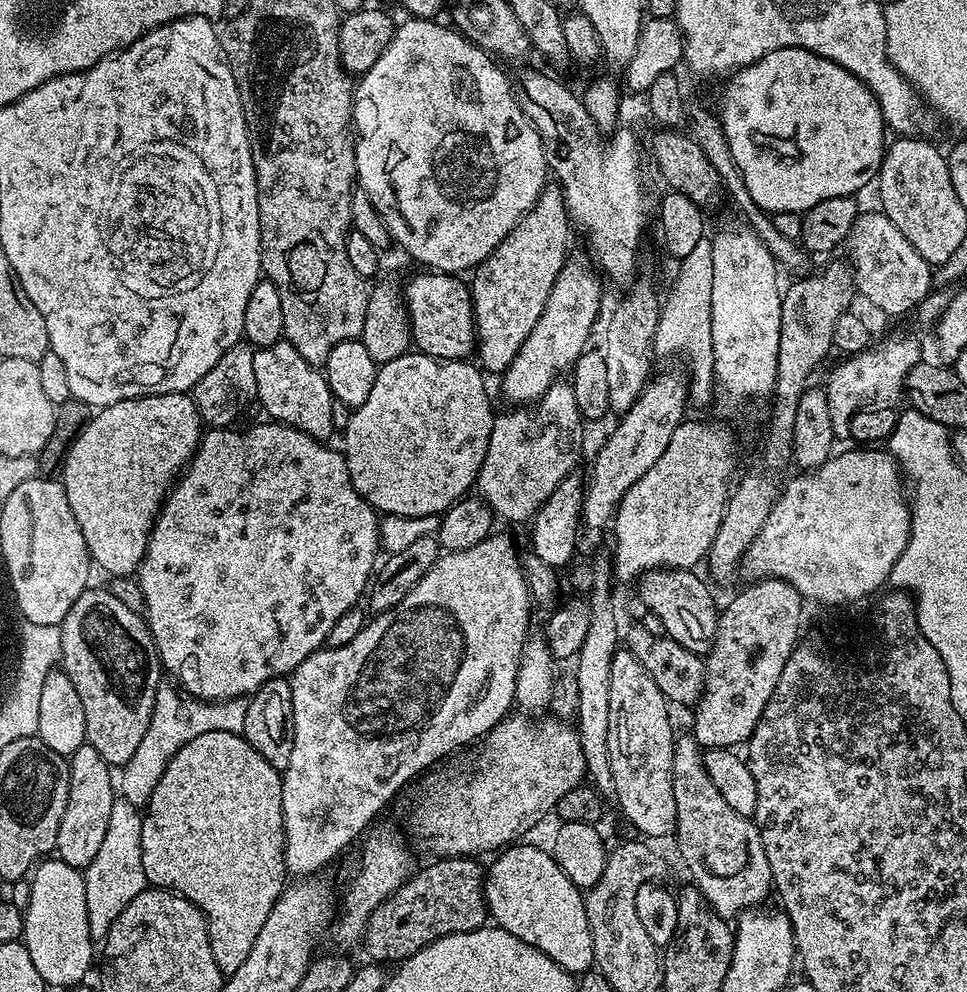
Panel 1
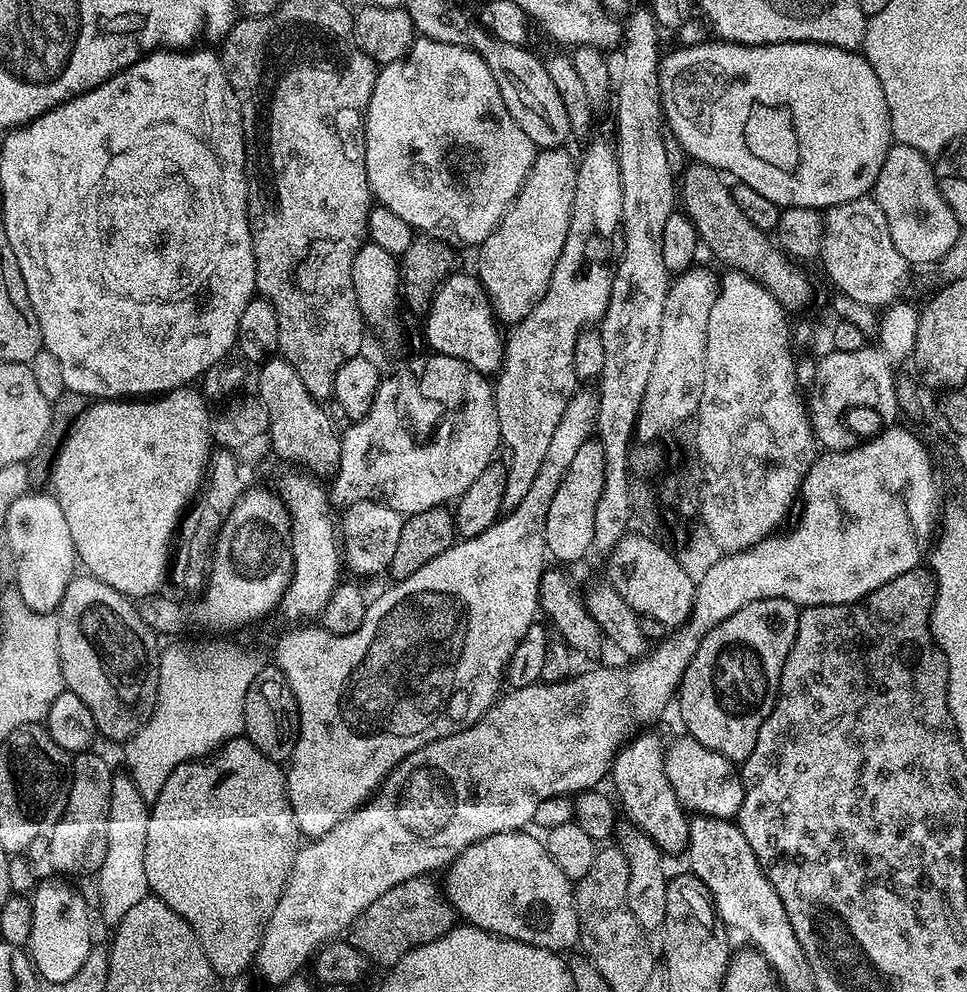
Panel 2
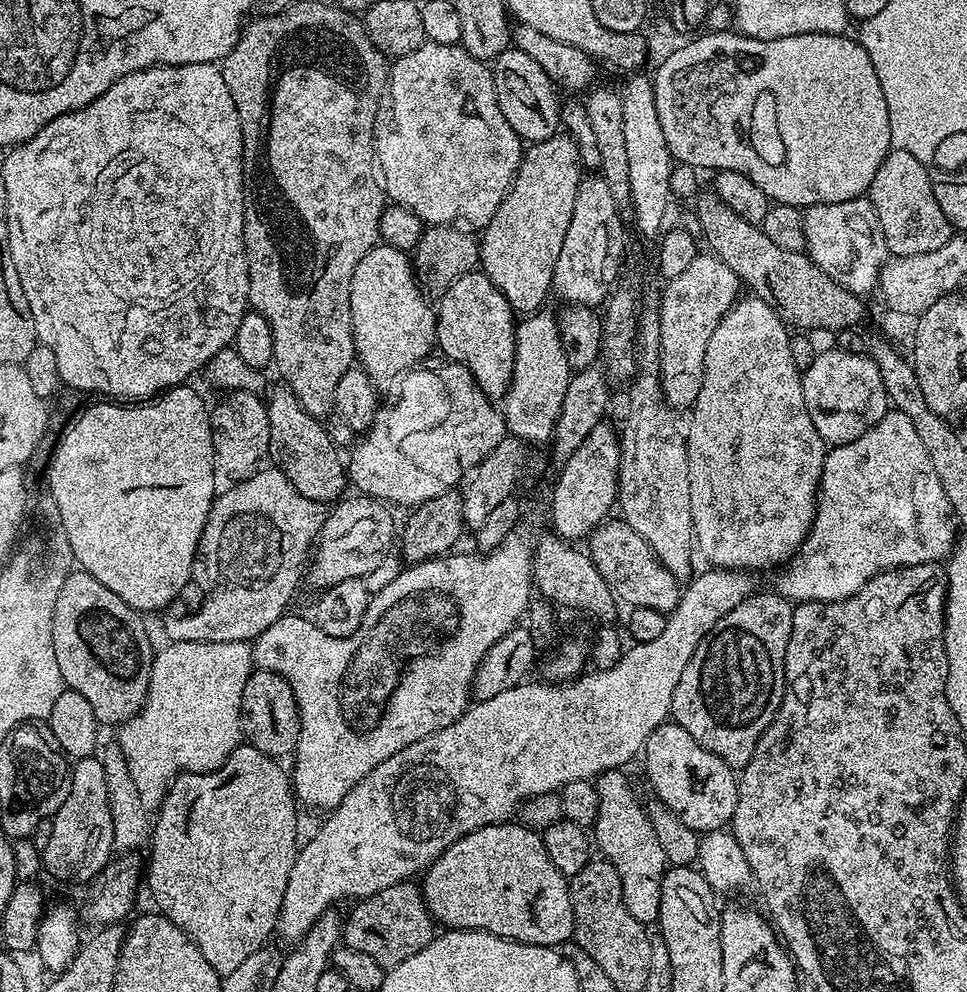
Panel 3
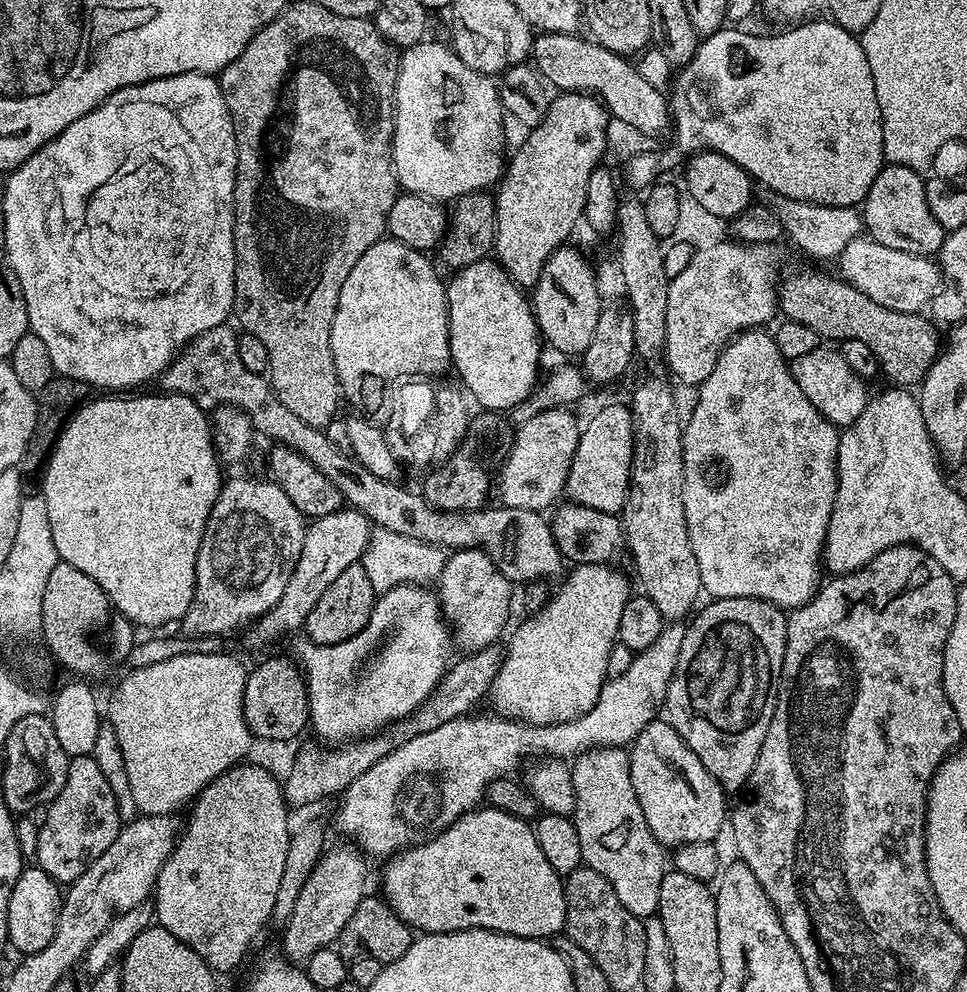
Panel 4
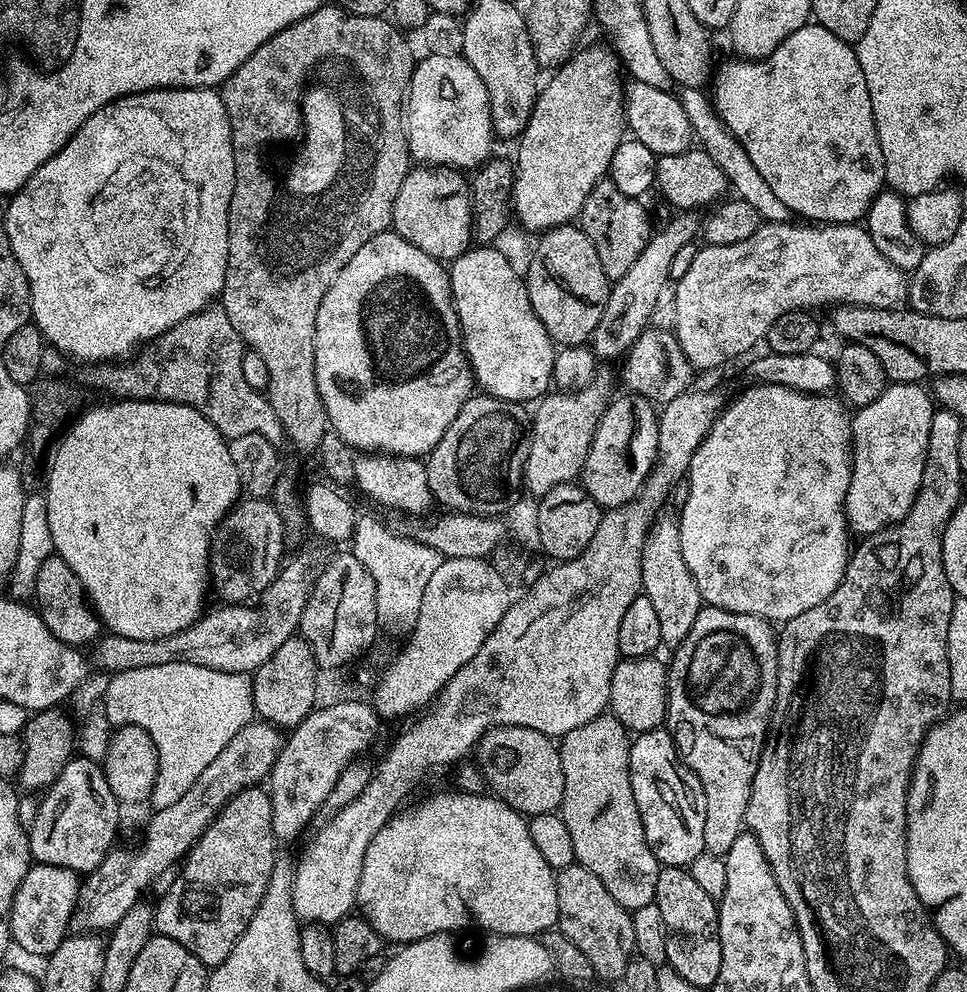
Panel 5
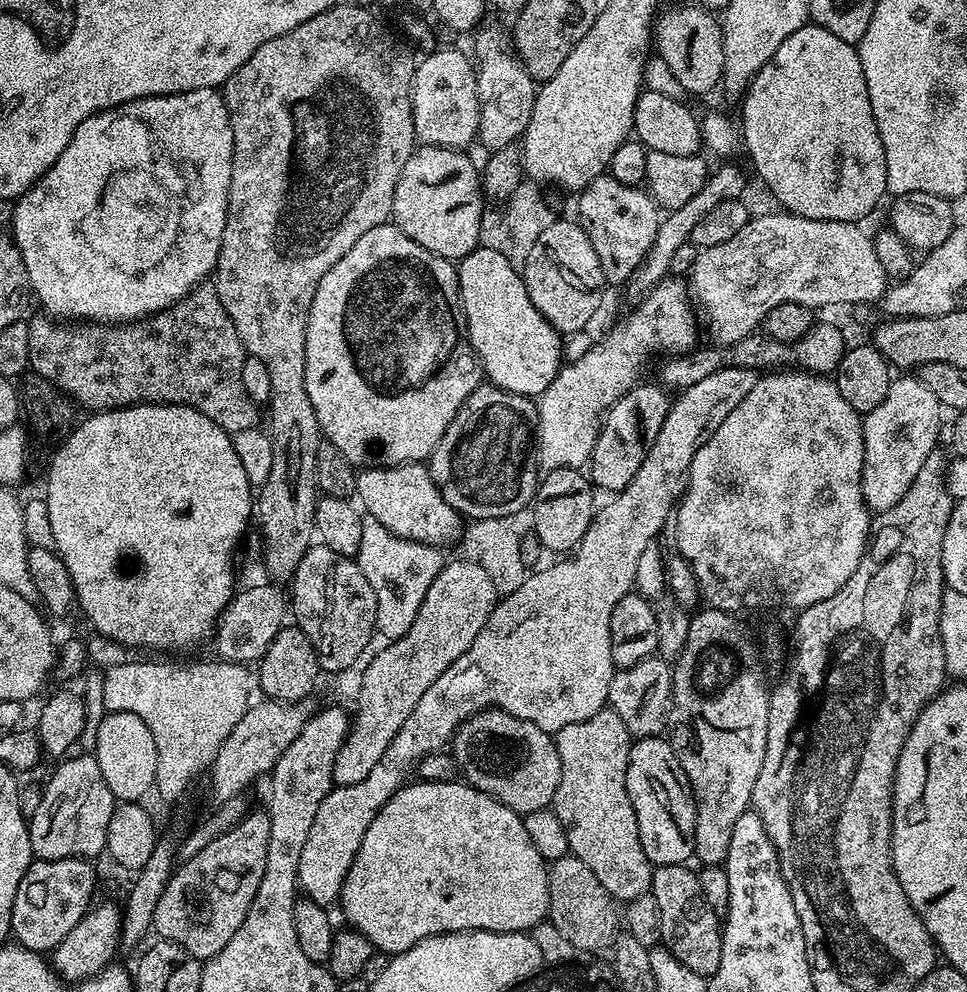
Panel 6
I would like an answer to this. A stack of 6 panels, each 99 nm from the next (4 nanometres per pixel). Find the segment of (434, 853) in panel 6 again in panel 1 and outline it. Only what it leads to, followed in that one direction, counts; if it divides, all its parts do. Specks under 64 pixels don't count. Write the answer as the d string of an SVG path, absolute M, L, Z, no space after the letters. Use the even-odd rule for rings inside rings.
M517 842L501 851L495 857L496 861L492 865L487 865L486 875L484 878L484 900L488 904L488 915L494 921L495 927L506 930L510 934L514 934L514 938L522 938L522 942L526 942L530 946L534 946L538 950L542 950L542 954L546 954L546 958L550 958L558 966L562 966L565 972L573 974L583 974L593 967L594 964L594 942L590 938L590 922L586 922L586 906L584 905L585 893L574 886L574 882L570 882L570 878L566 878L566 874L562 874L562 870L558 866L556 859L552 857L551 851L535 848L532 844L524 844L528 842Z

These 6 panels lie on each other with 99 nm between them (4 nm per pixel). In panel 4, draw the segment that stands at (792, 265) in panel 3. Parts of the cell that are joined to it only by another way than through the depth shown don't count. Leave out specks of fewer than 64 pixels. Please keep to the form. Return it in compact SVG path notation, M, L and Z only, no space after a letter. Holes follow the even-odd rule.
M792 272L785 280L783 277L778 284L779 315L785 321L801 323L802 326L809 327L824 342L846 340L862 342L874 353L874 358L880 363L880 372L888 375L892 379L893 385L919 385L940 354L942 336L941 333L940 336L936 333L937 325L927 315L920 312L886 310L886 306L878 306L878 302L874 302L874 298L866 298L866 294L862 294L862 290L850 286L847 280L833 276L827 276L824 272Z

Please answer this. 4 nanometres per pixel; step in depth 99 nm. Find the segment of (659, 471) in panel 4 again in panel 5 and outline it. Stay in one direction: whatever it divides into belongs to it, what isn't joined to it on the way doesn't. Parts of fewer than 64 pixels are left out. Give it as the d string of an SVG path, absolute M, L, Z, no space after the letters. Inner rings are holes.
M675 517L653 519L645 533L640 565L641 591L650 598L653 609L657 611L658 626L661 627L662 635L660 641L663 645L668 644L670 648L675 648L685 640L702 607L697 583L694 582L682 555L680 526Z

